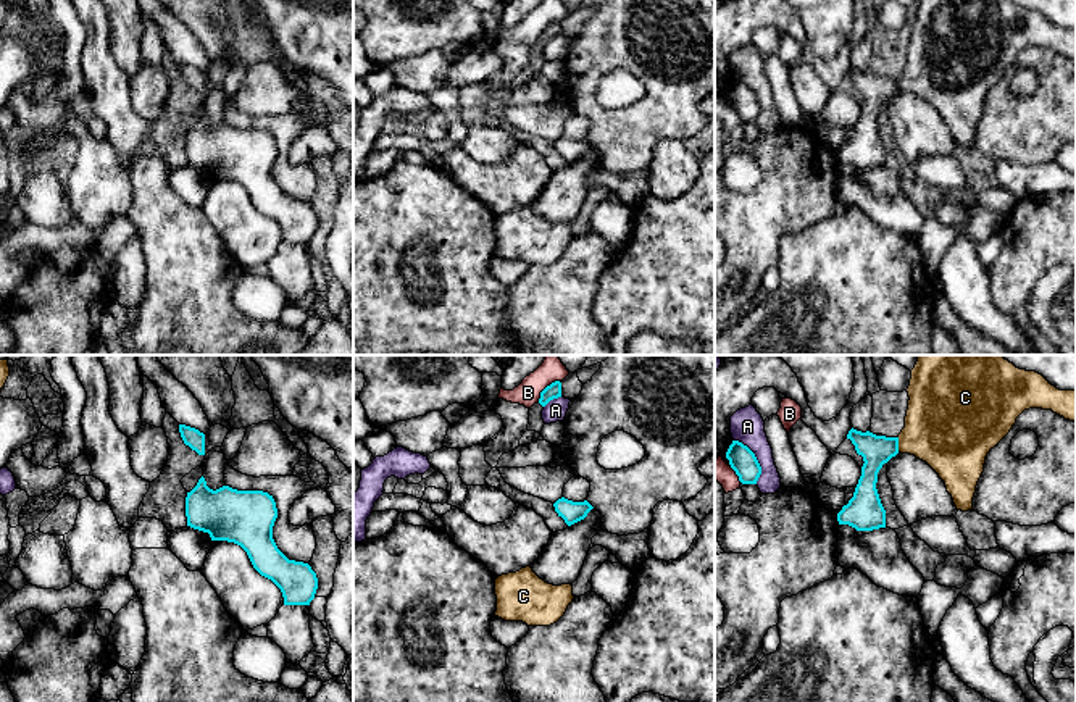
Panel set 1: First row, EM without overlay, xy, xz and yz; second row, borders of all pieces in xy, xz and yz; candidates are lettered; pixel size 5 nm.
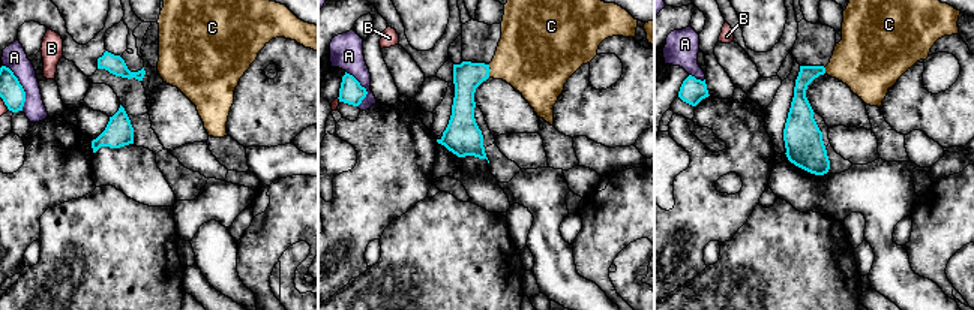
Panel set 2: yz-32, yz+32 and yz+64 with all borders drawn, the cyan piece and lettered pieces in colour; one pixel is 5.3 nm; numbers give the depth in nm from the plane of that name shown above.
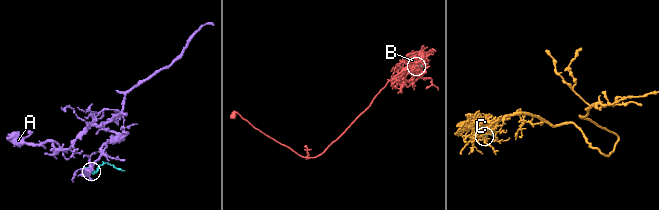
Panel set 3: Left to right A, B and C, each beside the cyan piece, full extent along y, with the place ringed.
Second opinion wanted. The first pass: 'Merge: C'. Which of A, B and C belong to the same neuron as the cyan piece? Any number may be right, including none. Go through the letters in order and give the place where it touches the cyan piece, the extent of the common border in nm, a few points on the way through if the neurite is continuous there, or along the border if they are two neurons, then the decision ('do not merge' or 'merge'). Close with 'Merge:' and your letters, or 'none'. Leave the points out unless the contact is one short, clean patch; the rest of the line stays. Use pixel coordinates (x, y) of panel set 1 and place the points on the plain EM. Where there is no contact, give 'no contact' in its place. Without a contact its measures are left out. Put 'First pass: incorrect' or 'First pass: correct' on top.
First pass: correct
A: yz (755, 97) | 260 nm | along yz (734, 78), (741, 79), (754, 92), (760, 105), (757, 121) | do not merge
B: xz (546, 26) | 160 nm | along xz (558, 18), (552, 20), (538, 39) | do not merge
C: yz (897, 83) | 80 nm | across yz (876, 89), (897, 83), (944, 65) | merge
Merge: C

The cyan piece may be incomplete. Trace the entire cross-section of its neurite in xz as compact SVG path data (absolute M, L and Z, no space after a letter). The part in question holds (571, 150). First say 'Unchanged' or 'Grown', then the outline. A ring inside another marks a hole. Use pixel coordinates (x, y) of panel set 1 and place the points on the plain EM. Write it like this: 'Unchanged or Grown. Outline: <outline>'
Unchanged. Outline: M565 136L558 137L553 145L558 155L561 155L568 165L584 158L587 152L594 147L587 139L573 140Z

